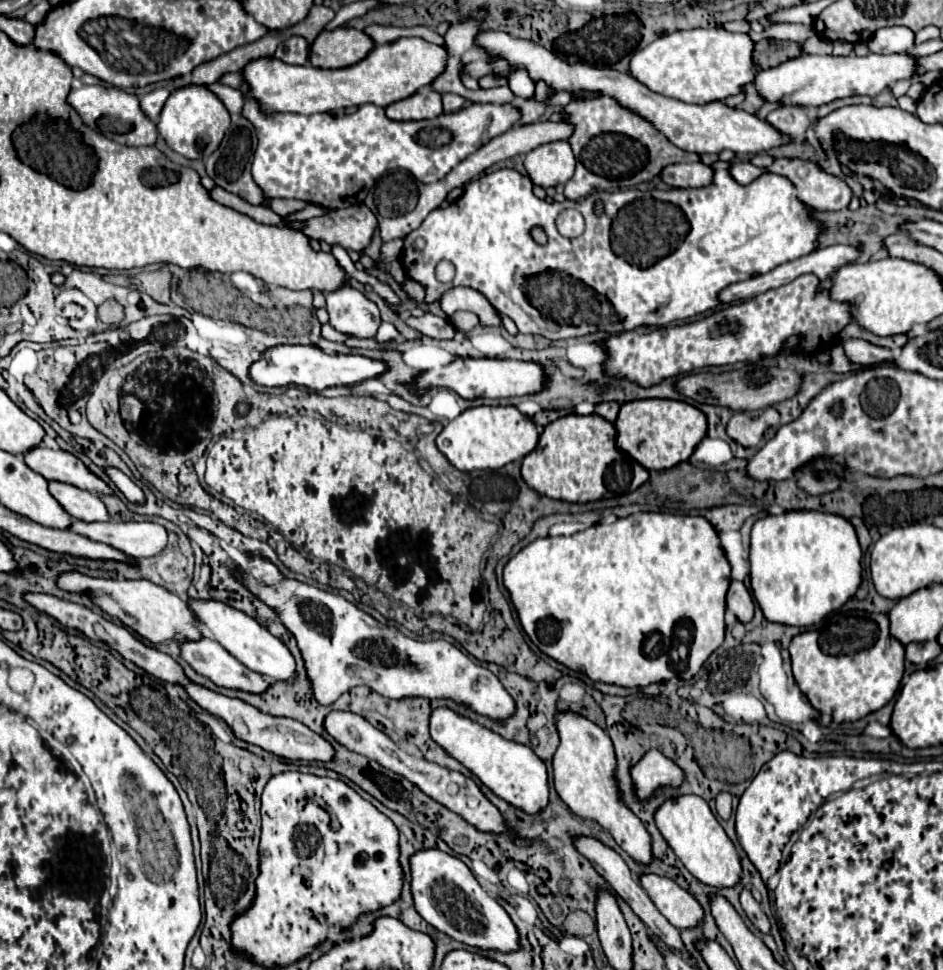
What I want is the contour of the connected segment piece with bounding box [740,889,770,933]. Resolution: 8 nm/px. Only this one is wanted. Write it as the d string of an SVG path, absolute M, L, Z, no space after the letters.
M742 889L742 893L740 893L740 903L742 903L742 909L746 911L748 919L752 921L752 925L754 925L756 929L760 929L762 933L770 933L770 921L768 921L768 917L766 917L766 913L762 911L760 903L752 897L752 893L750 893L748 889Z

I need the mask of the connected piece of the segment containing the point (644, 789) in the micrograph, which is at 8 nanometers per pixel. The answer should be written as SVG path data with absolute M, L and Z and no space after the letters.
M650 749L630 769L634 795L638 801L650 801L658 789L680 787L684 783L684 771L658 749Z

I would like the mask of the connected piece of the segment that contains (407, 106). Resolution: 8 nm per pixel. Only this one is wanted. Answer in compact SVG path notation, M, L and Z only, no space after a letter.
M432 87L420 89L404 101L396 101L386 107L386 117L392 121L420 121L434 119L442 113L442 95Z

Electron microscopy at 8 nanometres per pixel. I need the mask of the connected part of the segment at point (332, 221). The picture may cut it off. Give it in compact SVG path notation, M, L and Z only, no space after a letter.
M366 205L334 209L322 217L306 221L306 223L294 223L294 227L302 227L302 231L308 237L322 239L330 245L338 243L344 249L352 249L352 251L360 253L360 261L366 269L370 269L374 265L366 257L364 249L370 245L376 229L378 229L378 221L376 221L376 215Z

